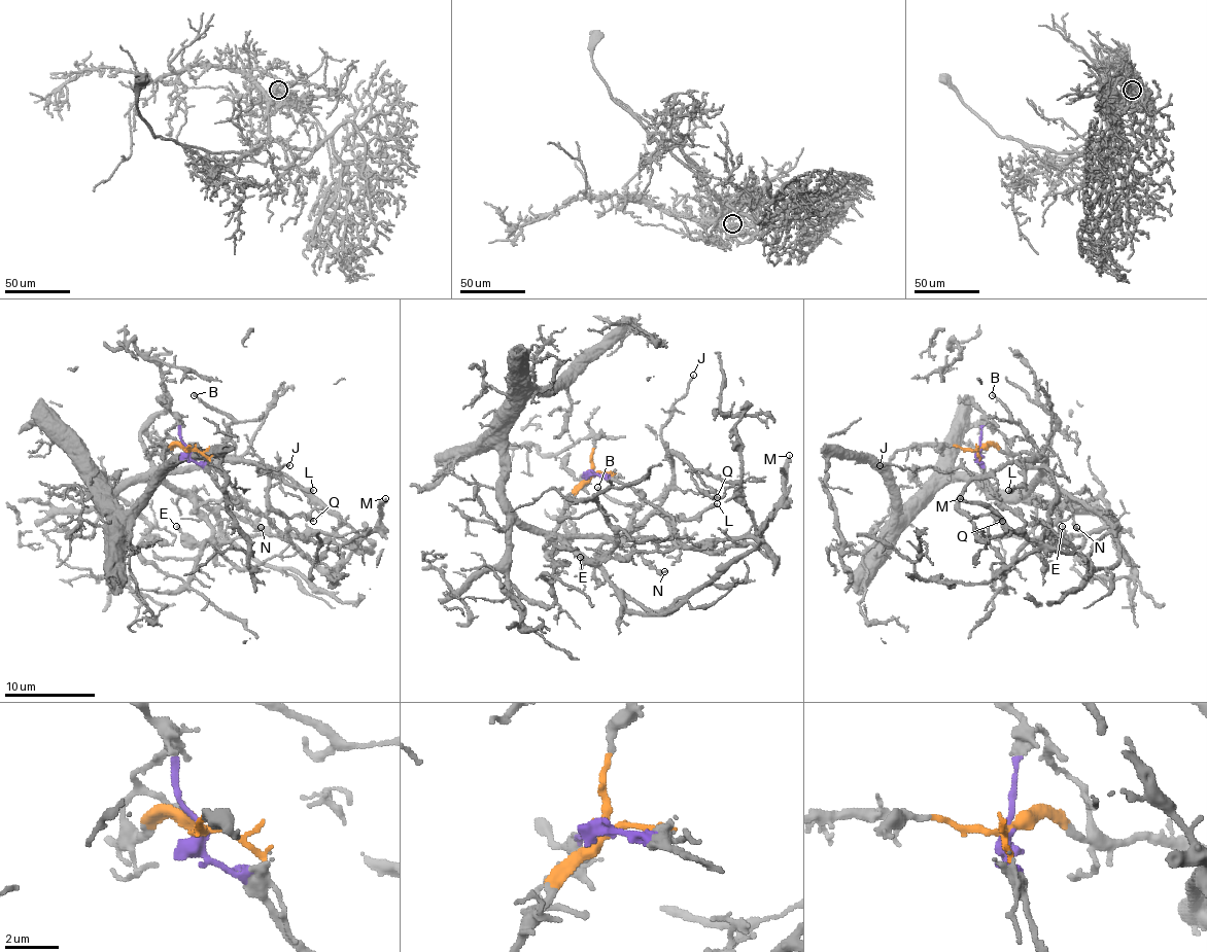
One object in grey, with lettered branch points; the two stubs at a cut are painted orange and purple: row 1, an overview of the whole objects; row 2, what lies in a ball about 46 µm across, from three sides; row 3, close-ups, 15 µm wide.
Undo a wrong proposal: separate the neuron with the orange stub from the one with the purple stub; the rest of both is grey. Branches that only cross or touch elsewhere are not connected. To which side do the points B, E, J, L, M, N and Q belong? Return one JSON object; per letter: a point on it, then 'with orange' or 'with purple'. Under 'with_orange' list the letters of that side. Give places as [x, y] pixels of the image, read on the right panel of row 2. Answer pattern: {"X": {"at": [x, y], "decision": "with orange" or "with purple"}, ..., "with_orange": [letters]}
{"B": {"at": [992, 395], "decision": "with orange"}, "E": {"at": [1062, 526], "decision": "with purple"}, "J": {"at": [880, 465], "decision": "with orange"}, "L": {"at": [1008, 490], "decision": "with orange"}, "M": {"at": [960, 498], "decision": "with purple"}, "N": {"at": [1076, 527], "decision": "with orange"}, "Q": {"at": [1002, 521], "decision": "with orange"}, "with_orange": ["B", "J", "L", "N", "Q"]}

